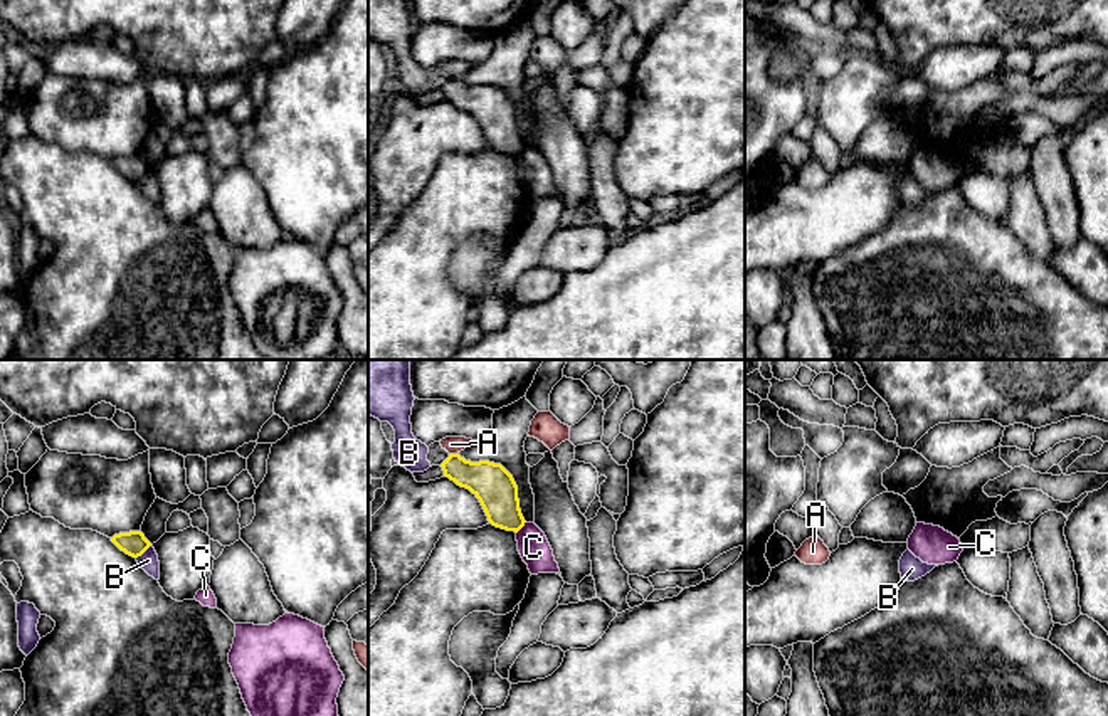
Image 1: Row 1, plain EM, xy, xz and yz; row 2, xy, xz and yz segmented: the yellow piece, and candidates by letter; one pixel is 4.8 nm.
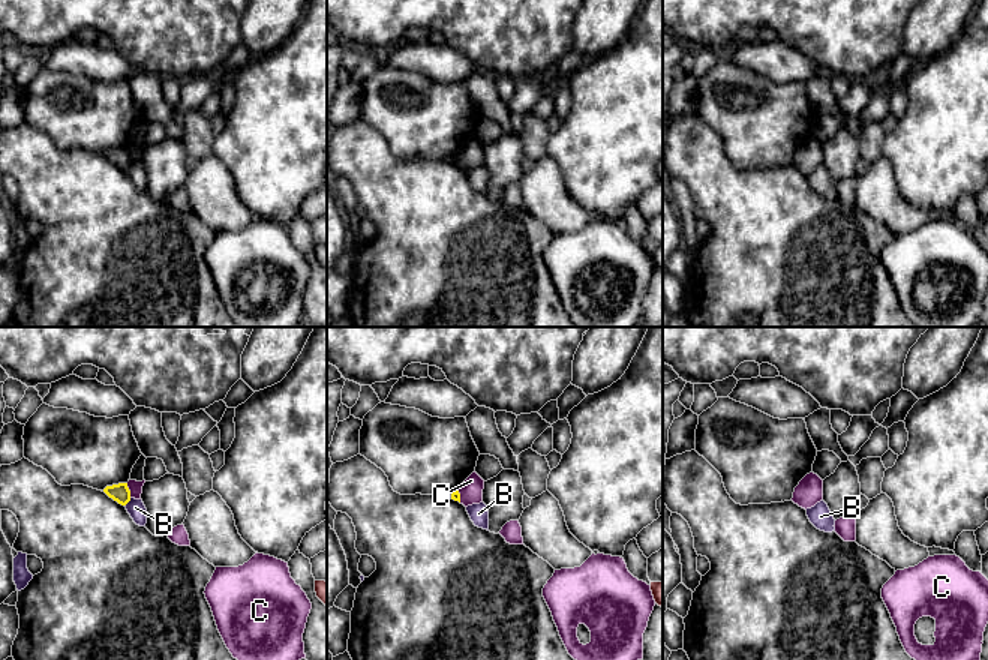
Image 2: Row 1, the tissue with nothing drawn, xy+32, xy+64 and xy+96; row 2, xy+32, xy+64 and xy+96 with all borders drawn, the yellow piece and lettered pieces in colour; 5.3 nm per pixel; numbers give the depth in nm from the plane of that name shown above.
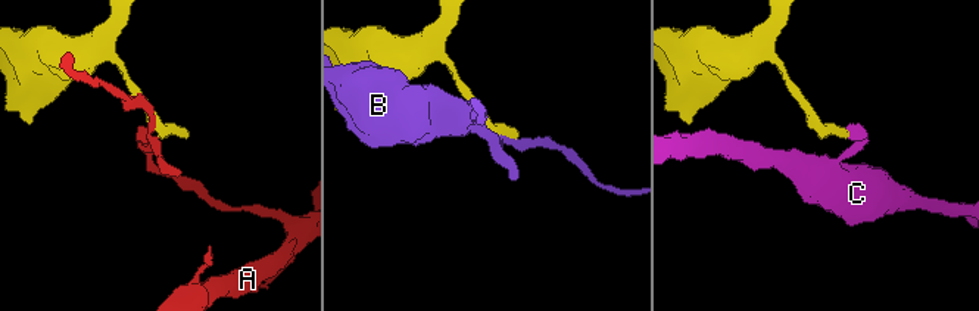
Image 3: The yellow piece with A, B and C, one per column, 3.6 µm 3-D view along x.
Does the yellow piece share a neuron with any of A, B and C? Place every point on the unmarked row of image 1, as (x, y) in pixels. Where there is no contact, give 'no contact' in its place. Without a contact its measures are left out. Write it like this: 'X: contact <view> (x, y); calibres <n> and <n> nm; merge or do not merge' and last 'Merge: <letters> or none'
A: contact xz (453, 78); calibres 190 and 80 nm; do not merge
B: contact xy (143, 175); calibres 120 and 90 nm; do not merge
C: contact xz (522, 150); calibres 200 and 150 nm; do not merge
Merge: none

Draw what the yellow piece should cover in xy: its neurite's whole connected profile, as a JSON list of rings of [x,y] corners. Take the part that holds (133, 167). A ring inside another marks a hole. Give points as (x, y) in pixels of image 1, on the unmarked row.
[[[141,155],[119,156],[111,161],[111,165],[126,178],[138,182],[141,180],[151,166],[145,161]]]

